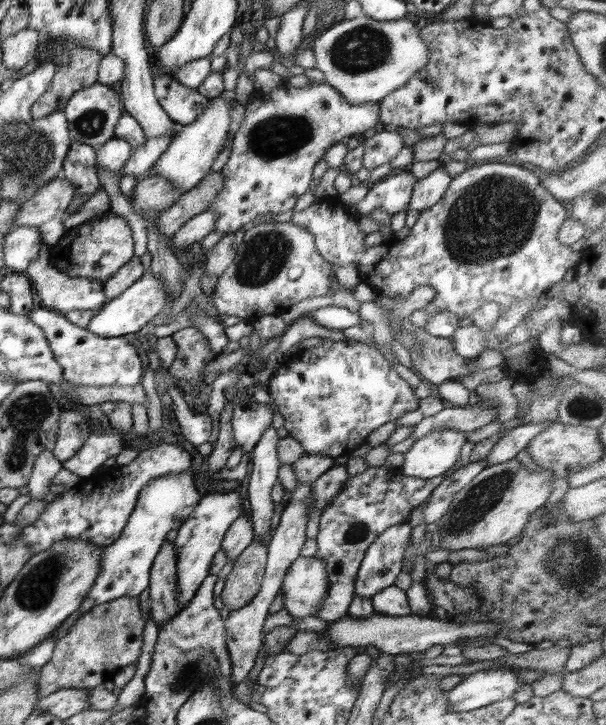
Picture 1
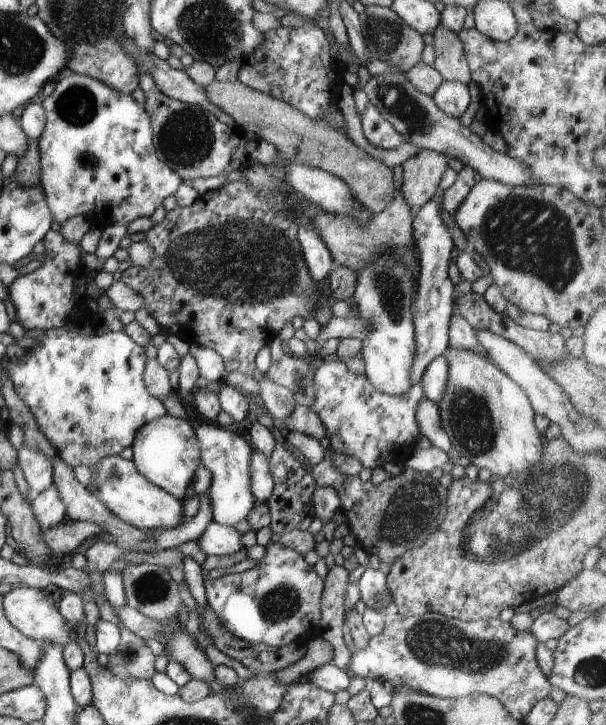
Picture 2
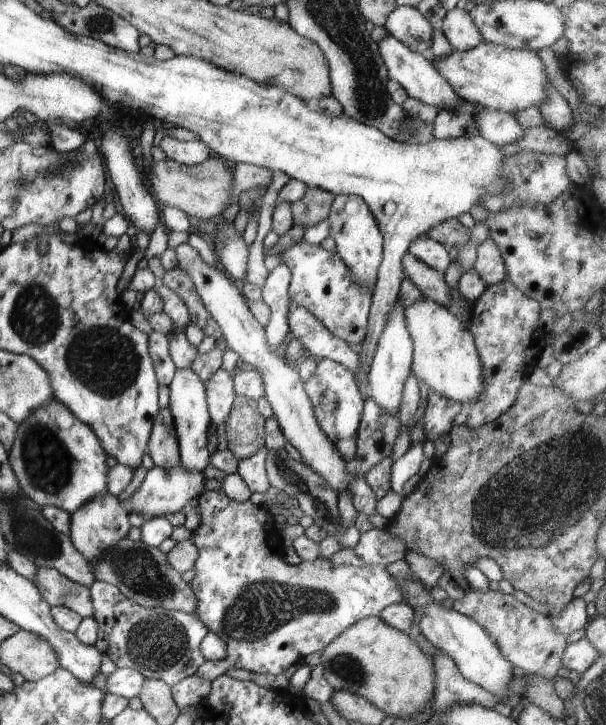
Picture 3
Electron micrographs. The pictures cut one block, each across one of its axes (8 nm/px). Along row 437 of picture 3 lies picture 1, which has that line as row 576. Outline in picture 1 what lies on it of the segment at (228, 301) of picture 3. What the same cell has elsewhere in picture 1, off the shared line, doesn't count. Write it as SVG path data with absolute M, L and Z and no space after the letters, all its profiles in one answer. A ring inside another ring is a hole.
M300 556L292 562L283 579L284 610L299 621L315 616L328 588L329 576L324 562Z

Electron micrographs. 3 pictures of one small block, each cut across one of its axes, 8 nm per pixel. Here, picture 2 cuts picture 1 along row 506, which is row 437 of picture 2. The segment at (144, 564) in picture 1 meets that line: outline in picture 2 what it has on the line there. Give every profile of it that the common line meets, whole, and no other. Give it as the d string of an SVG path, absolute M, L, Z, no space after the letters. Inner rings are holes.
M168 414L151 420L136 431L131 447L132 462L139 473L158 488L185 502L191 495L195 470L201 465L200 445L190 422Z

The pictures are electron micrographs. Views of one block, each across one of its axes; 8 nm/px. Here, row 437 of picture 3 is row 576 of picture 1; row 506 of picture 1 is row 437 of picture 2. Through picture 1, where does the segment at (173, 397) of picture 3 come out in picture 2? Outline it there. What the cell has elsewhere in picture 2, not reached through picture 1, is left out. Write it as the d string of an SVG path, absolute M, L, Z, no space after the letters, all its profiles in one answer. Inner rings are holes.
M188 353L179 364L178 367L179 381L178 387L174 390L174 395L178 401L184 405L187 411L186 419L192 425L194 434L200 445L201 465L211 472L211 483L206 494L211 500L213 510L213 521L223 524L232 525L240 520L244 520L250 510L254 508L254 498L251 491L251 446L246 443L246 440L241 435L233 433L231 429L224 429L216 422L210 423L204 419L195 417L197 414L193 406L193 396L200 380L199 368L196 359Z

